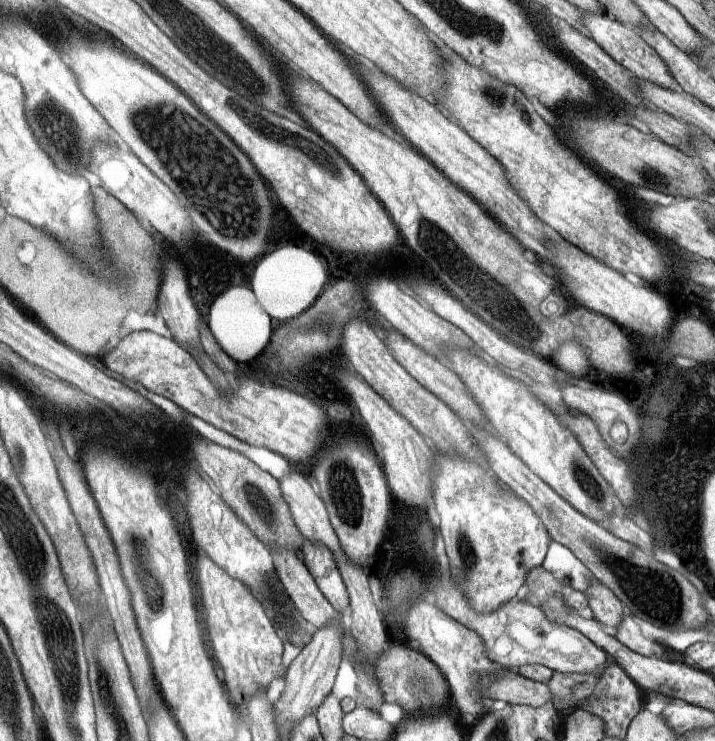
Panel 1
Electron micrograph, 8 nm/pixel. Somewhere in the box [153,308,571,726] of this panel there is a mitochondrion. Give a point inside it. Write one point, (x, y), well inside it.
(345, 492)

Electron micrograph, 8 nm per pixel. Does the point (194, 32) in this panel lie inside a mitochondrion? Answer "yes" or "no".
yes

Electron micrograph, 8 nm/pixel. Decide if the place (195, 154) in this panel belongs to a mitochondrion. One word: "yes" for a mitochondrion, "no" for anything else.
yes

